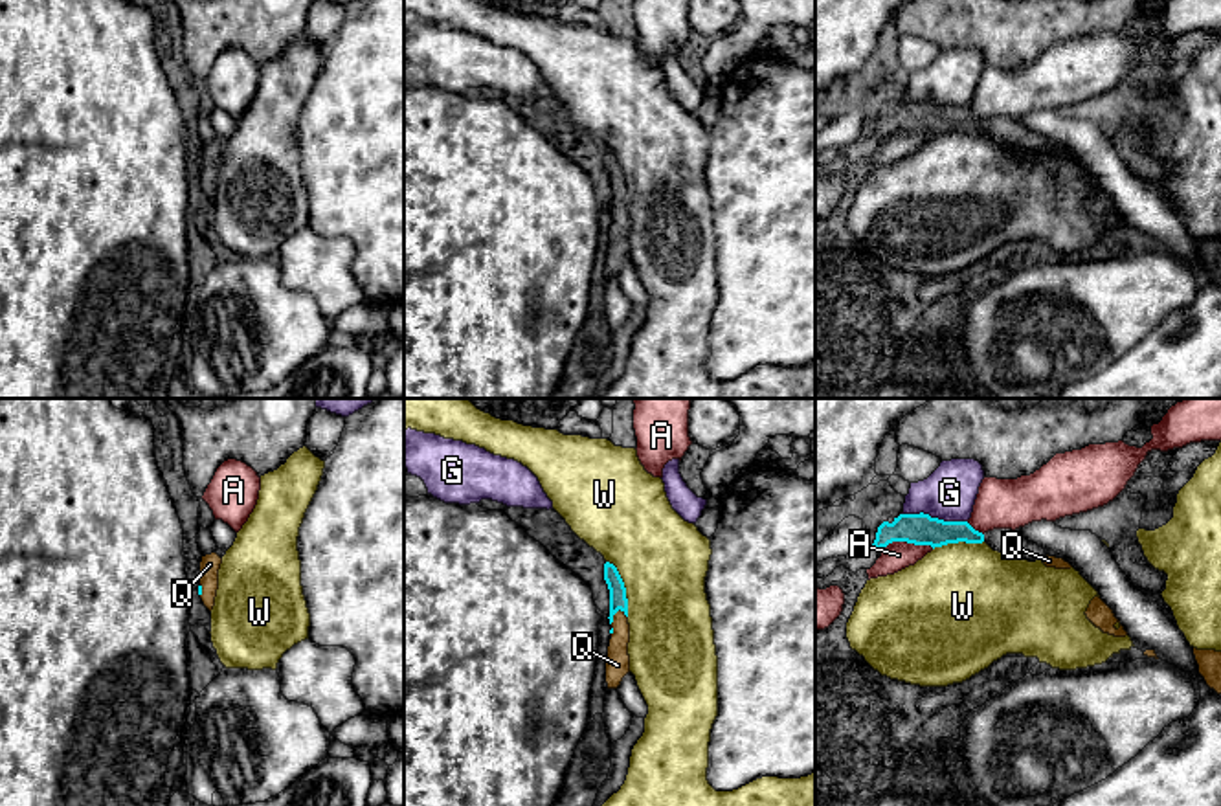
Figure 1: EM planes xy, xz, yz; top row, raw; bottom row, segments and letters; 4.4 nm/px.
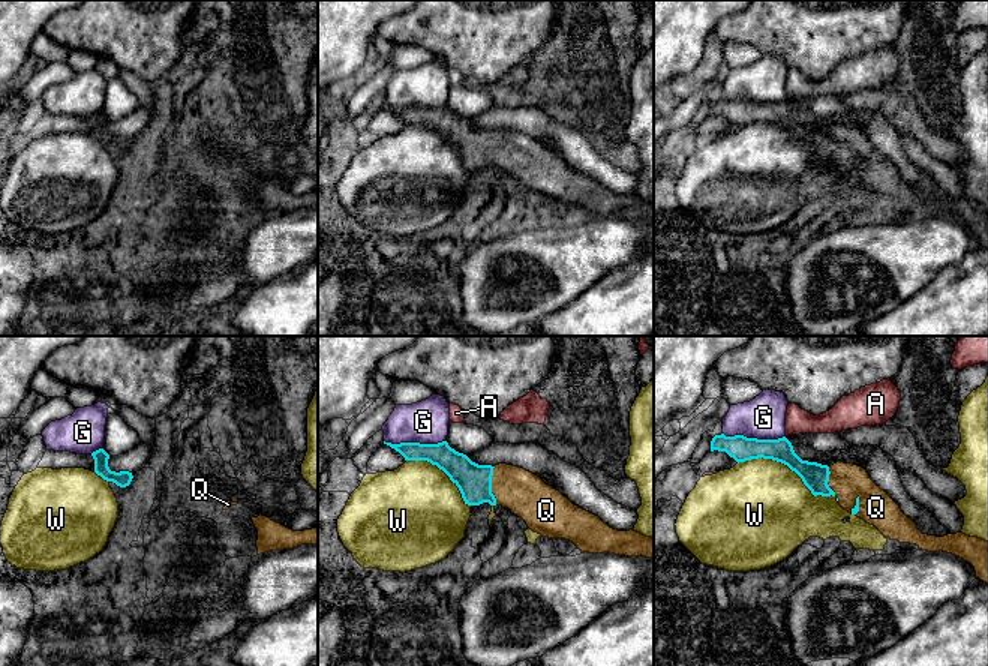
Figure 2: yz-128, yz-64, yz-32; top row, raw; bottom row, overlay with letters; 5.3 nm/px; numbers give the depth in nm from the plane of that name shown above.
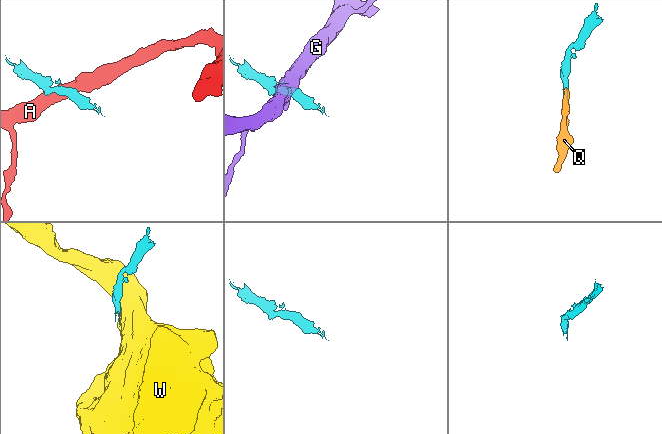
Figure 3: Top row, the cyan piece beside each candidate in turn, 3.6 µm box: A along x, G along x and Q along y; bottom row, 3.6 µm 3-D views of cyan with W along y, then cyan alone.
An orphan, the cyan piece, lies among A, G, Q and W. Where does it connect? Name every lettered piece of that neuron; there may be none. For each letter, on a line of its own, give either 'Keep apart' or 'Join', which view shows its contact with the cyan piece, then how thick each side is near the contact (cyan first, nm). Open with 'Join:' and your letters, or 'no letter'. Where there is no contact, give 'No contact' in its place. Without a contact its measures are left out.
Join: Q
A: Keep apart. Touches cyan in yz. Thickness 140 nm (cyan) against 130 nm
G: Keep apart. Touches cyan in yz. Thickness 140 nm (cyan) against 240 nm
Q: Join. Touches cyan in xz. Thickness 80 nm (cyan) against 110 nm
W: Keep apart. Touches cyan in xz. Thickness 80 nm (cyan) against 400 nm

